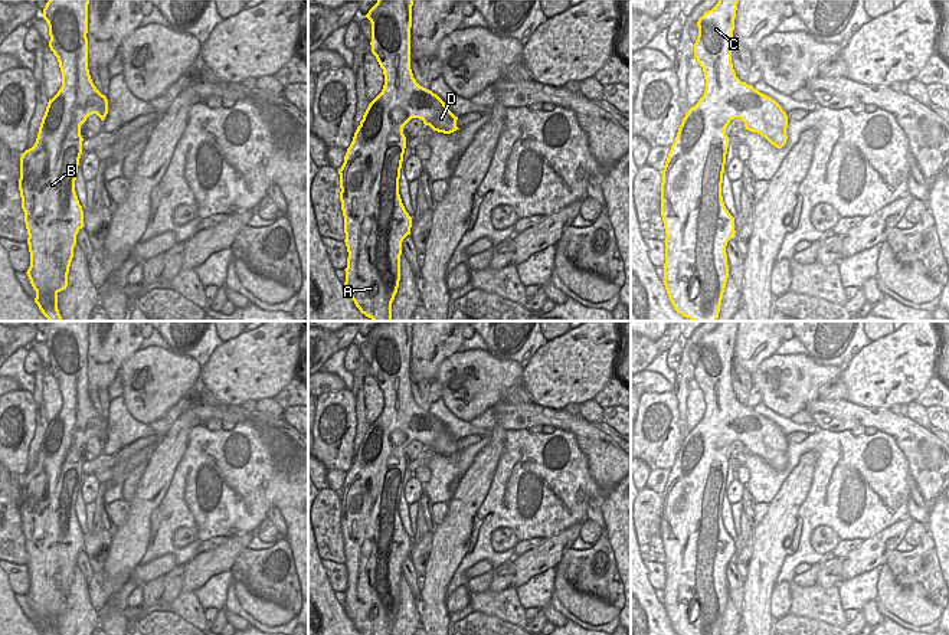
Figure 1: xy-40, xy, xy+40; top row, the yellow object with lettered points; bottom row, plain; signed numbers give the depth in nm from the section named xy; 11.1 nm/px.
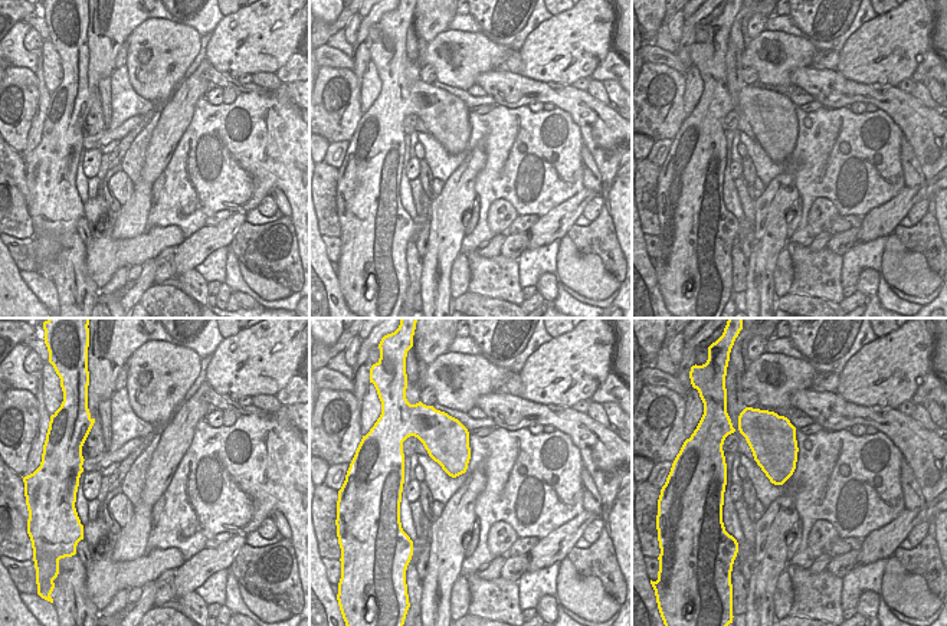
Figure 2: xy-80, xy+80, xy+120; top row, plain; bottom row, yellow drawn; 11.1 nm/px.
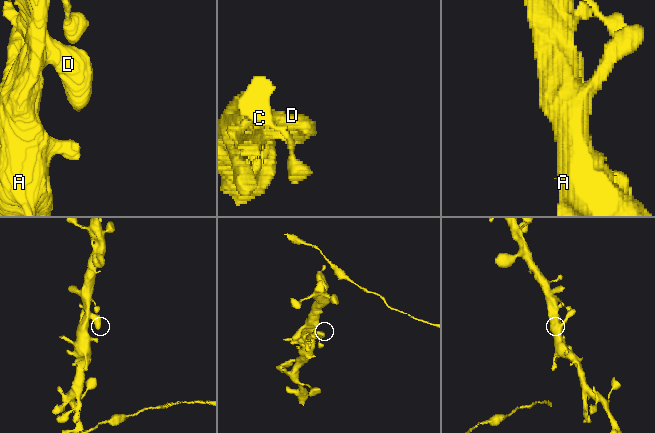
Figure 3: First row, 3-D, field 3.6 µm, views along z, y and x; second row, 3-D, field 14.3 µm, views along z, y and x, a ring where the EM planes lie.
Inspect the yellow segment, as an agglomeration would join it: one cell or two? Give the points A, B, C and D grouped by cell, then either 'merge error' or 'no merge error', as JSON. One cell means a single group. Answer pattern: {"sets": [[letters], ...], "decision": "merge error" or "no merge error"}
{"sets": [["A", "B", "C", "D"]], "decision": "no merge error"}

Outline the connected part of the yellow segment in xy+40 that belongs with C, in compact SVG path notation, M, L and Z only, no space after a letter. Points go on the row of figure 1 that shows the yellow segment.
M719 0L697 22L698 36L694 43L694 58L703 68L706 89L698 102L688 109L678 128L677 137L668 153L661 183L661 216L665 229L665 264L664 285L674 310L691 321L717 321L723 292L729 278L726 246L734 236L734 217L724 206L721 183L729 147L726 128L732 120L740 118L746 130L765 137L776 148L786 144L788 115L770 96L756 91L752 85L742 82L733 69L732 43L734 19L739 0Z

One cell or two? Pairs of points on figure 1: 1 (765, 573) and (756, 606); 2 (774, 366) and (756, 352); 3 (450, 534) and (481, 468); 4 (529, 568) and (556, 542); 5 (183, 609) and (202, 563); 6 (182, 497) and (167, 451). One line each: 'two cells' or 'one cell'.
1: one cell
2: two cells
3: one cell
4: one cell
5: two cells
6: two cells

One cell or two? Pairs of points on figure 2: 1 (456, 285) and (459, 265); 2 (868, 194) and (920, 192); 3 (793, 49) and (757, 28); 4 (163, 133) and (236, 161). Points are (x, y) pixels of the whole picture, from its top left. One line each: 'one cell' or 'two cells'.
1: one cell
2: two cells
3: two cells
4: two cells

